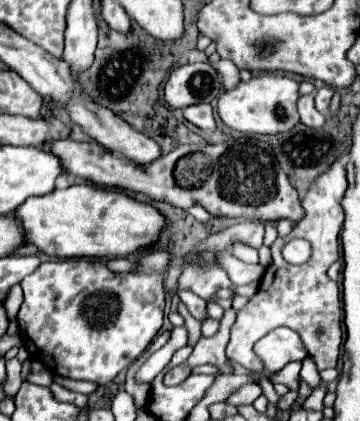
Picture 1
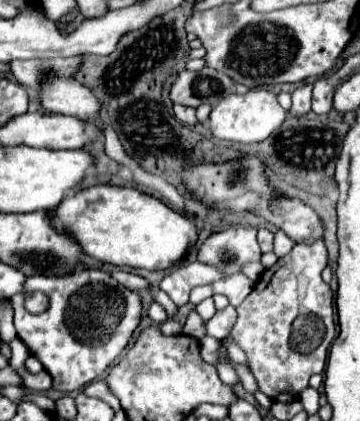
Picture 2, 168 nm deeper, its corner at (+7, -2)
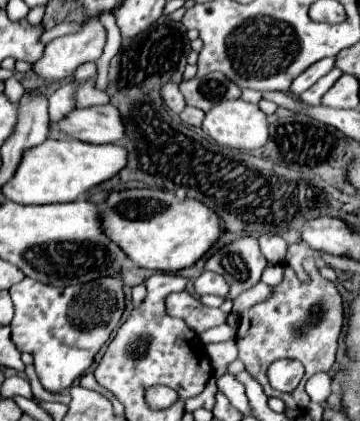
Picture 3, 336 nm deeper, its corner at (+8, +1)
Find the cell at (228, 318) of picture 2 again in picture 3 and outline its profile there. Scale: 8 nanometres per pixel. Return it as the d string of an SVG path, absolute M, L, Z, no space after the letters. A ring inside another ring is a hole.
M188 291L168 295L166 309L168 309L168 315L184 319L188 323L188 327L192 327L192 331L196 331L196 333L202 333L202 331L222 325L226 321L224 311L202 305L200 299Z

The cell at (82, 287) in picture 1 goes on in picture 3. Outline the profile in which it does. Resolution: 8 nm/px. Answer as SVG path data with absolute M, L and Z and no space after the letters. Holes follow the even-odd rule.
M24 277L20 283L10 287L10 297L14 301L14 319L10 323L10 339L18 347L18 351L30 351L34 355L34 367L42 387L48 393L60 393L68 389L84 371L92 365L94 355L102 345L108 343L112 331L120 325L120 317L124 313L124 291L120 279L96 279L84 285L68 285L68 287L52 287L40 283L36 279Z

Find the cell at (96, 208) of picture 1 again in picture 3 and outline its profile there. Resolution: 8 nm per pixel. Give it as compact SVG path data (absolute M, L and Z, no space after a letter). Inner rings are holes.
M124 189L112 193L102 219L108 237L114 243L120 243L134 263L164 273L192 267L224 233L224 221L206 203L178 199L174 193L158 189Z

